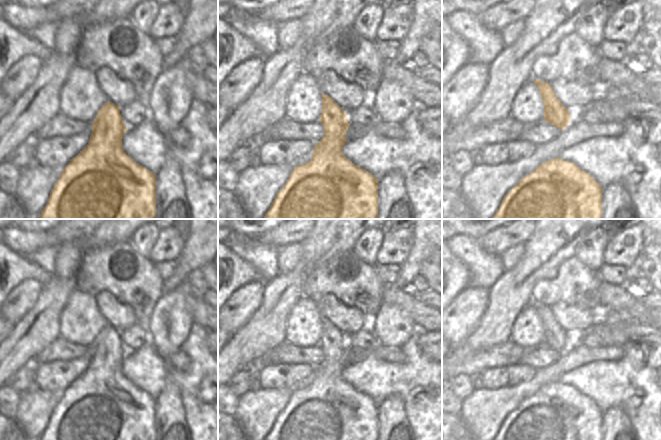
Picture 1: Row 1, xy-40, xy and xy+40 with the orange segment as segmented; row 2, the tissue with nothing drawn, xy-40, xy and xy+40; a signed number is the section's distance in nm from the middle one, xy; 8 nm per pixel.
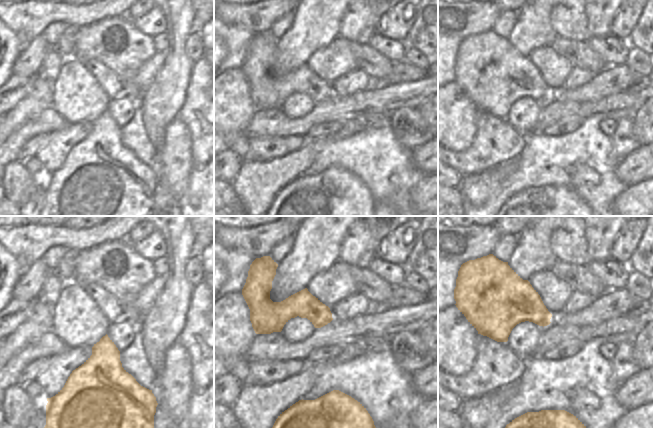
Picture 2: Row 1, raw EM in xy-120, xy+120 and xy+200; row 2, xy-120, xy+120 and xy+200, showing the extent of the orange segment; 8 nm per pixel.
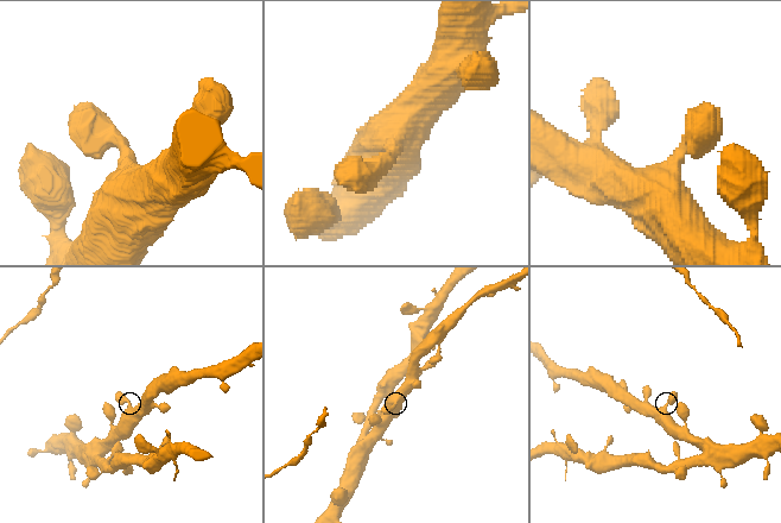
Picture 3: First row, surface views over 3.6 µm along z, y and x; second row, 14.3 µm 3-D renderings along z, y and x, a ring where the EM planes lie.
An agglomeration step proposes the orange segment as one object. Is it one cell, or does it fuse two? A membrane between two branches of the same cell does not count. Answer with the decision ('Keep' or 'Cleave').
Keep

